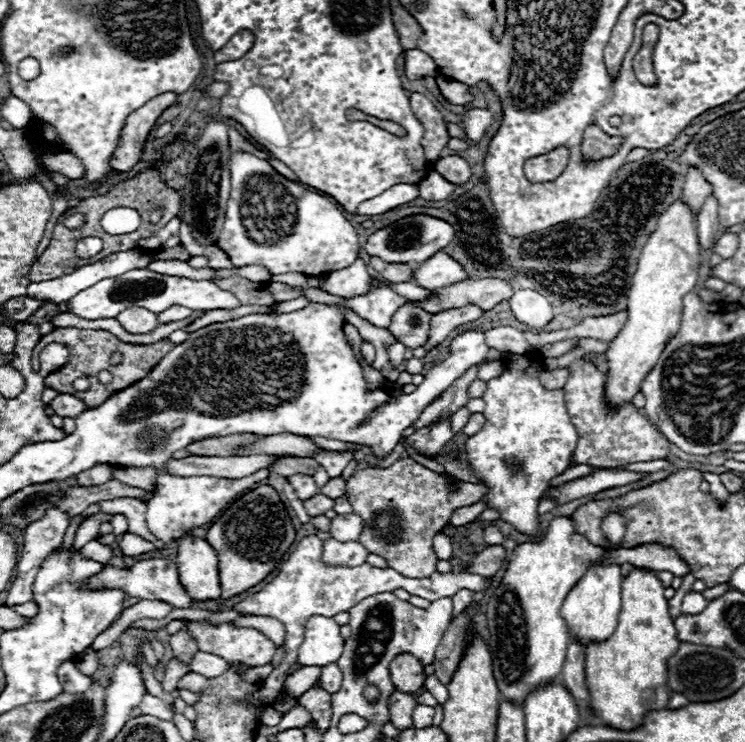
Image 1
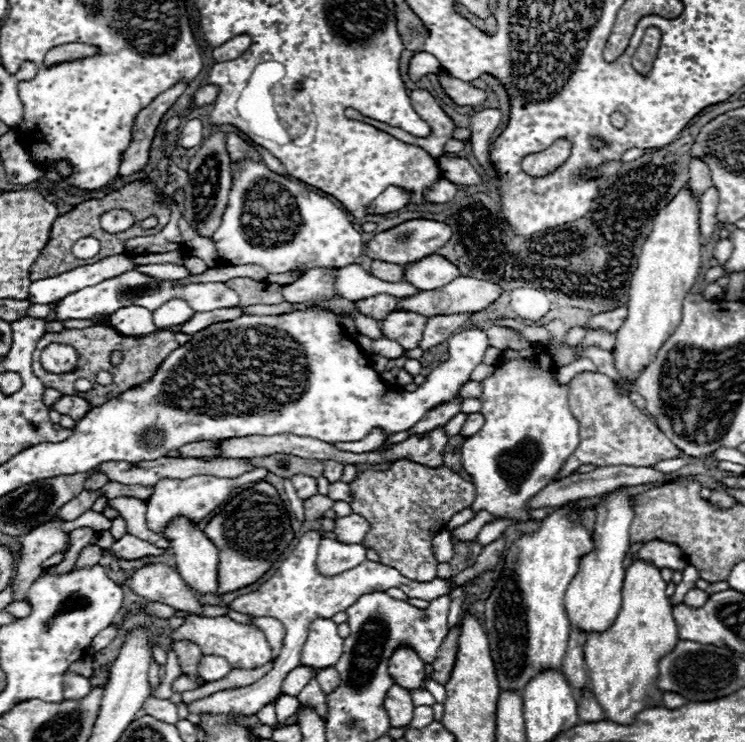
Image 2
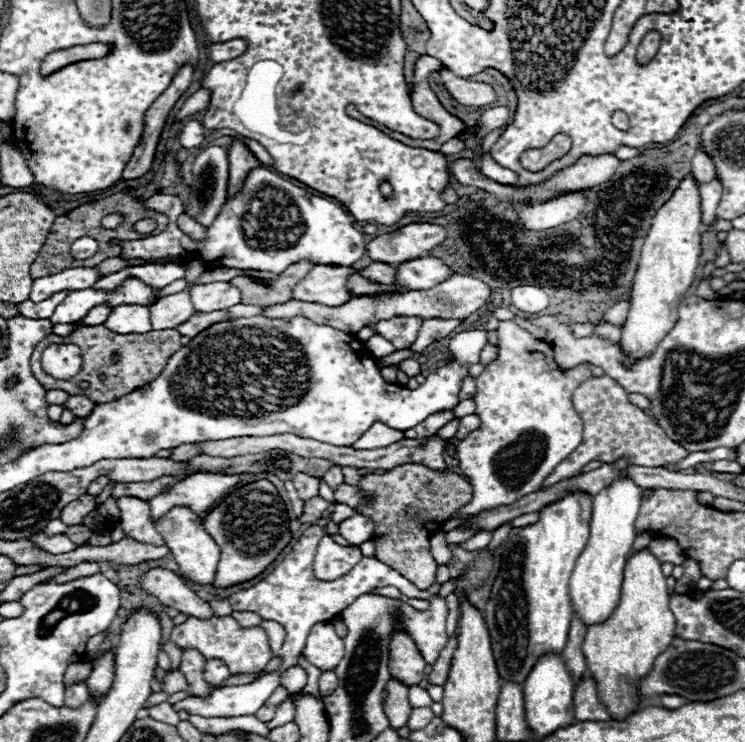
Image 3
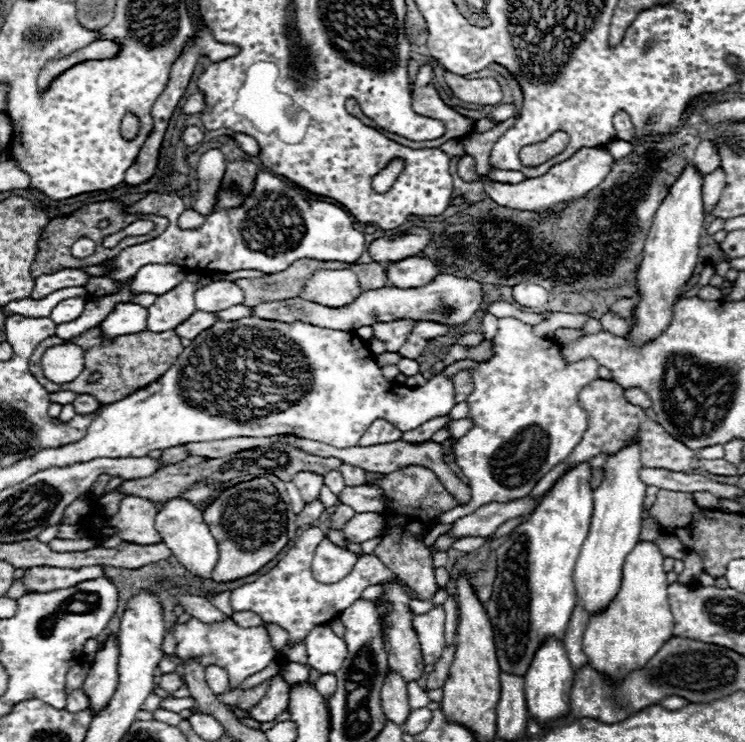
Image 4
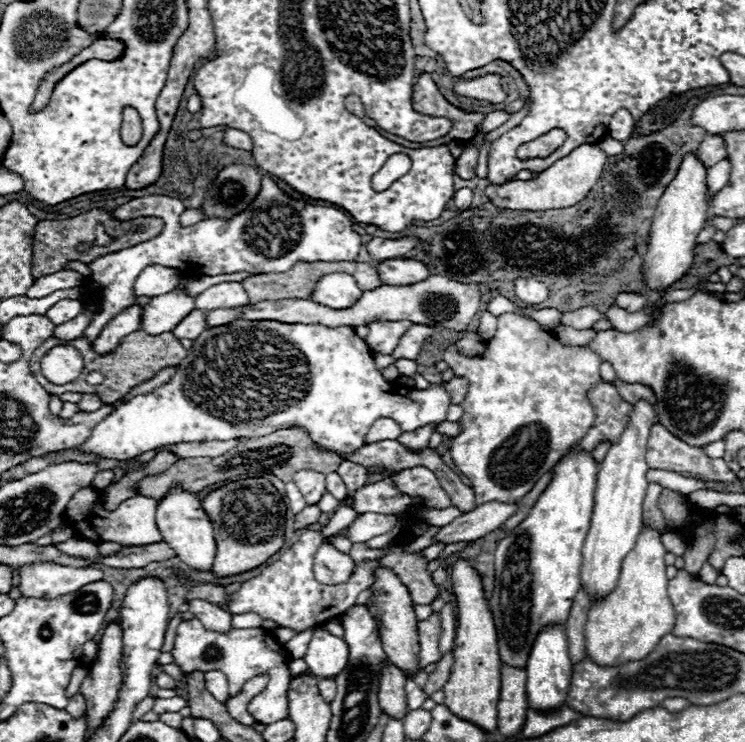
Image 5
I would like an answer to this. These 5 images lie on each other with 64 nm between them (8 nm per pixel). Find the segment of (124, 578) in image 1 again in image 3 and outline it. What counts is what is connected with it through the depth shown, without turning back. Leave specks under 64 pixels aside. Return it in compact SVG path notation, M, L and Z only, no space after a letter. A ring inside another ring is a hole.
M154 568L142 578L142 588L160 598L166 606L176 608L188 616L208 620L216 616L202 598L198 598L174 572L164 568Z

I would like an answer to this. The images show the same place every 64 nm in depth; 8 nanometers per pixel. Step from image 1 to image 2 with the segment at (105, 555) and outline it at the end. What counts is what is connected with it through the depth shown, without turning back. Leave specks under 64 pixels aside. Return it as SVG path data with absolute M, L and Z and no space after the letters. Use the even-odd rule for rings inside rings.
M88 544L88 546L82 550L80 558L76 560L74 570L92 568L92 566L96 566L96 564L100 562L100 558L102 558L102 548L98 548L98 546L94 546L94 544Z

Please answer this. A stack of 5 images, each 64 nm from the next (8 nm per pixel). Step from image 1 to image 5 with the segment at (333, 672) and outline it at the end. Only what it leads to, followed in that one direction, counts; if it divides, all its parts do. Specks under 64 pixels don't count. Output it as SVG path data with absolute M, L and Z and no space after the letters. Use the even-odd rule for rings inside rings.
M320 680L318 690L320 690L320 696L330 704L336 696L336 682L334 680Z

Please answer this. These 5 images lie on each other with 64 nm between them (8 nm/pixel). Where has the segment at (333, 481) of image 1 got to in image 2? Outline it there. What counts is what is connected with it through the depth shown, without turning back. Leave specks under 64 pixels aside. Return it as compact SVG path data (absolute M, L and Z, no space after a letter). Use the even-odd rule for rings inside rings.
M334 482L334 484L330 484L330 494L328 494L334 502L336 500L342 500L342 502L352 502L352 492L350 492L350 486L346 484L346 482Z

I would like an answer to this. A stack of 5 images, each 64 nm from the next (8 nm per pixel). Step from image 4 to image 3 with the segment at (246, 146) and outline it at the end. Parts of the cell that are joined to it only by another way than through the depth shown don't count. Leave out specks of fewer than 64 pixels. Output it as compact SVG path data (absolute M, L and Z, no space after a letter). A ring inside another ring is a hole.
M242 138L242 142L248 146L248 150L262 162L262 164L266 164L266 166L272 166L272 158L268 158L268 154L266 154L266 150L264 150L264 146L260 146L256 140L250 140L250 138Z

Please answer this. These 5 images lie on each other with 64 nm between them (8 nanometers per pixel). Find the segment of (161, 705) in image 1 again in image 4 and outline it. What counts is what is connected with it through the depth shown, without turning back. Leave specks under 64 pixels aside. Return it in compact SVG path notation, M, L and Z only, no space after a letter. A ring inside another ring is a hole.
M158 708L158 710L154 712L154 718L160 720L160 722L164 722L164 724L172 724L172 726L178 726L178 724L182 722L180 714L170 712L170 710L162 710L162 708Z

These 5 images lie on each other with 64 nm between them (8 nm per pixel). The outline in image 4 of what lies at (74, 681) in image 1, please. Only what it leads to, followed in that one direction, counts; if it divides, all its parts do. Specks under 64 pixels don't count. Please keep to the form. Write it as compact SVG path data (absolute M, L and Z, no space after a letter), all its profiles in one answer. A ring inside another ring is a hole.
M82 690L68 694L68 704L66 704L68 712L82 712L86 708L88 708L88 696Z

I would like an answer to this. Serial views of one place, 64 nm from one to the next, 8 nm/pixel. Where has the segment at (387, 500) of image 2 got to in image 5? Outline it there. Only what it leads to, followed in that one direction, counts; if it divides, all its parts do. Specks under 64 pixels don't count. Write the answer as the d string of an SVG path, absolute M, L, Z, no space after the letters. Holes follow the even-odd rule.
M414 466L414 468L394 472L392 480L400 488L400 492L410 494L410 496L424 496L428 500L426 506L430 506L430 508L452 506L448 494L442 490L434 472L424 466ZM396 542L384 550L388 554L380 560L380 564L392 568L400 580L410 590L414 604L432 604L438 596L438 586L432 582L432 576L426 572L426 560L418 554L406 554L404 544Z

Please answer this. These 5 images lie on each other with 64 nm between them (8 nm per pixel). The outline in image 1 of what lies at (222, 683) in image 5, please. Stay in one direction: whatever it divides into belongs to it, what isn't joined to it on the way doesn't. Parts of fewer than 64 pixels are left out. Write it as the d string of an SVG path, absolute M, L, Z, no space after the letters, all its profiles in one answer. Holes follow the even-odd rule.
M198 652L192 660L192 672L198 672L206 678L216 678L222 676L228 670L228 662L220 656L212 656L208 652Z

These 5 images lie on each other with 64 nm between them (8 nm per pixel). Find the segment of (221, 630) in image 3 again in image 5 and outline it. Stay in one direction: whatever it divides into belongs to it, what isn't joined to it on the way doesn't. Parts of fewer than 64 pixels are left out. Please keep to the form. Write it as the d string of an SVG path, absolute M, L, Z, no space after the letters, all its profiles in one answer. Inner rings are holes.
M184 620L178 626L176 640L174 640L174 650L170 652L174 656L174 664L180 666L184 674L190 672L210 672L210 670L220 670L228 678L228 692L230 696L240 694L242 686L260 674L268 676L268 684L262 694L254 696L248 704L248 712L254 716L256 722L270 724L280 718L288 716L288 684L290 684L290 656L284 650L282 644L274 640L274 636L268 630L262 628L232 628L228 634L220 632L208 632L200 620Z

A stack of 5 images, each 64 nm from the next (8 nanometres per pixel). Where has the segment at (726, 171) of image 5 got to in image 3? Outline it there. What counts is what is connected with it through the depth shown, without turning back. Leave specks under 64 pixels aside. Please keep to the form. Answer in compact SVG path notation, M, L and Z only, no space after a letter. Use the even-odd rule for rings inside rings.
M712 178L710 182L700 186L700 200L702 200L702 222L704 226L712 226L716 220L716 208L722 196L722 182L718 178Z

